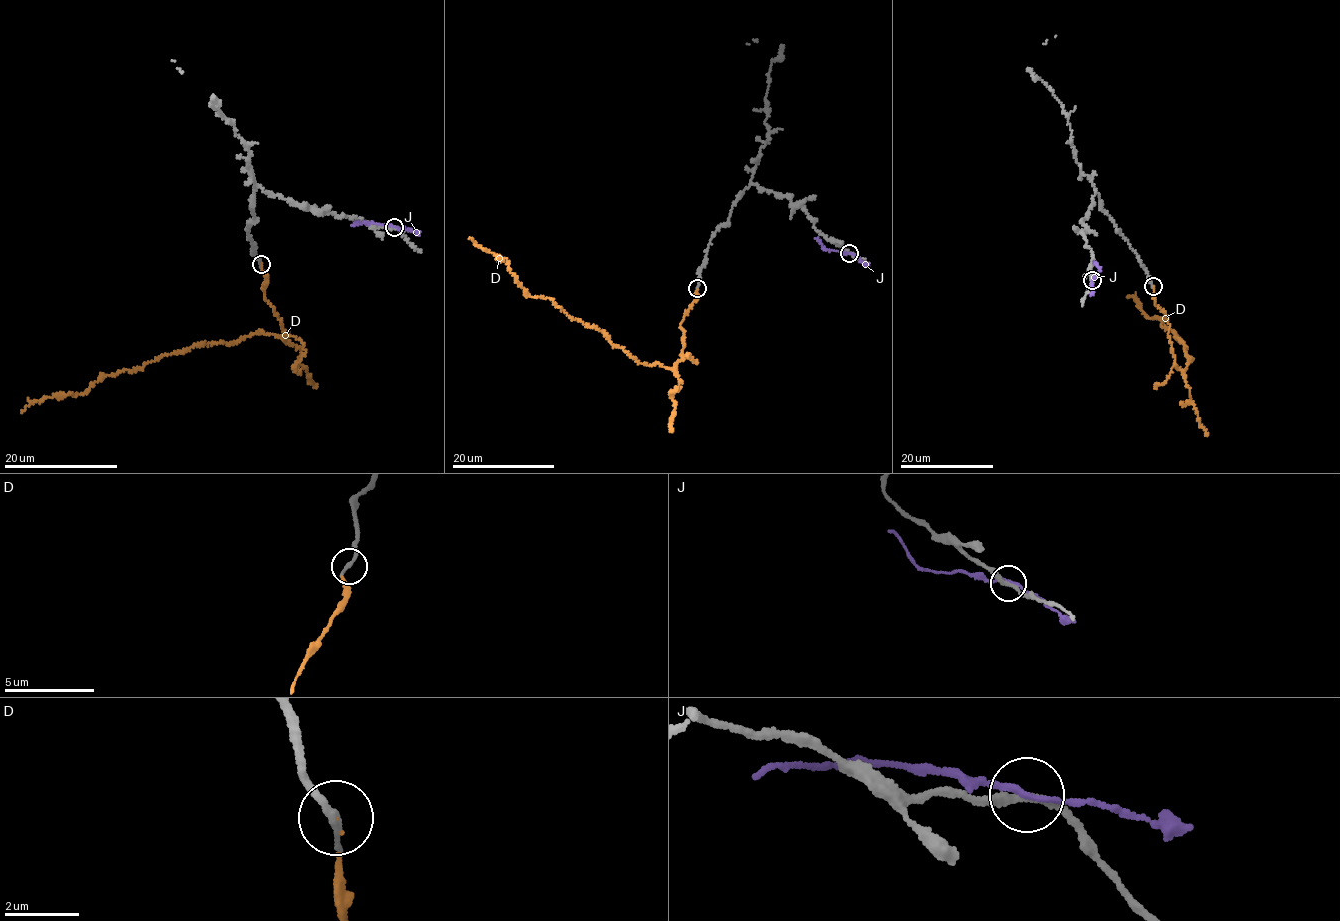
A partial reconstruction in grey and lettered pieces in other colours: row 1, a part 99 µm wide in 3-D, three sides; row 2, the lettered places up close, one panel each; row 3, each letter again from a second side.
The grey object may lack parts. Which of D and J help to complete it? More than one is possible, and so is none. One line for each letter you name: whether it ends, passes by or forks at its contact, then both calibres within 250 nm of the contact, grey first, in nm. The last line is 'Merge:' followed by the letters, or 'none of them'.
D: it ends | 260/30 nm
Merge: D

